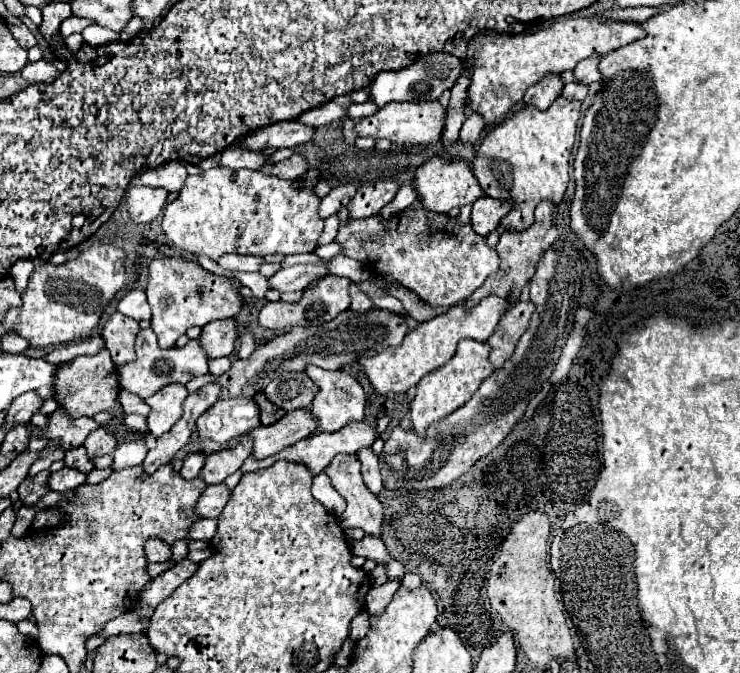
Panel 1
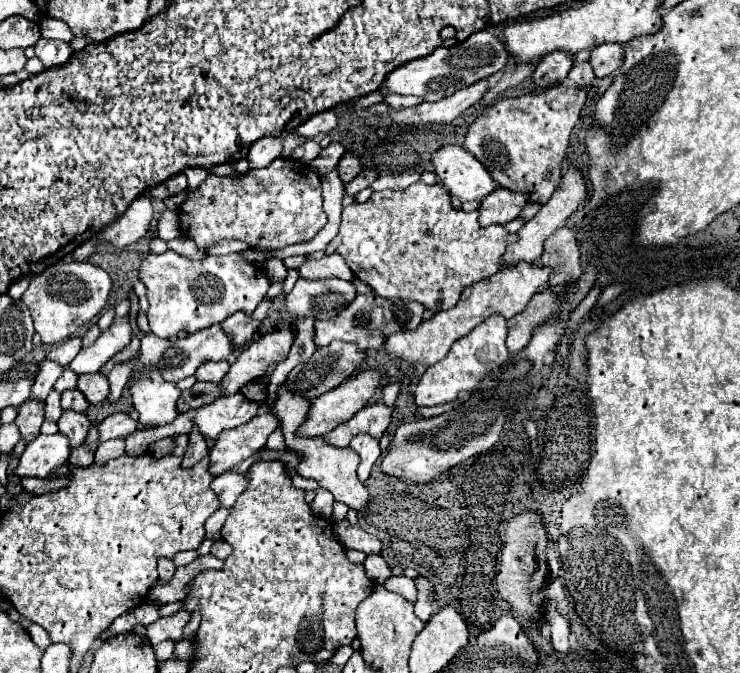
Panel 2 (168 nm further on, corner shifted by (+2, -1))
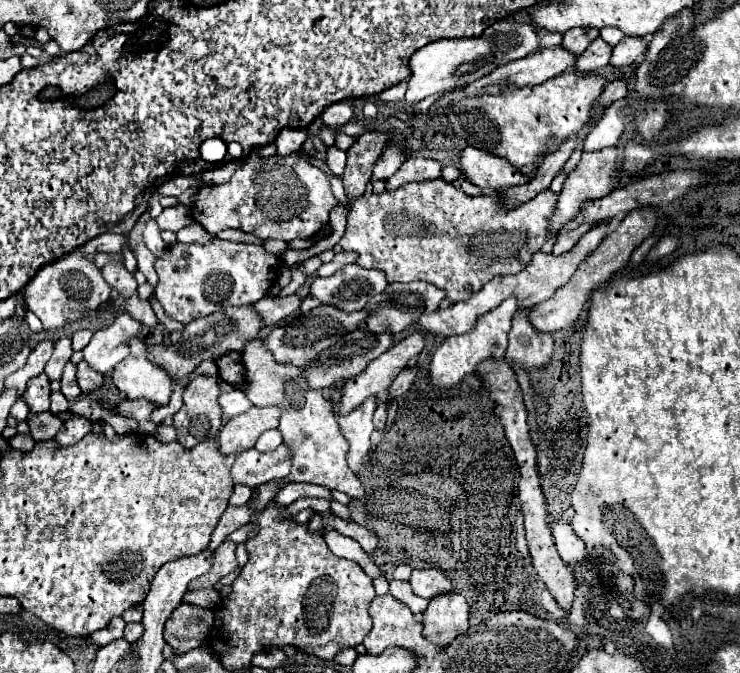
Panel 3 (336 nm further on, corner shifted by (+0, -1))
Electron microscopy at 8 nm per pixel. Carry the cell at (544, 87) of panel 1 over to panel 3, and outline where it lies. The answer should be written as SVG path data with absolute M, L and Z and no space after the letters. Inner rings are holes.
M574 28L574 32L564 34L562 48L572 52L574 56L580 56L596 38L598 38L598 32L594 28Z

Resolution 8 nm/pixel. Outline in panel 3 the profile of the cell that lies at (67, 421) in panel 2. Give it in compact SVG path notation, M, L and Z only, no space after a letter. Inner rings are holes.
M52 392L52 404L50 404L50 412L60 416L62 412L68 412L68 400L60 394L60 392Z

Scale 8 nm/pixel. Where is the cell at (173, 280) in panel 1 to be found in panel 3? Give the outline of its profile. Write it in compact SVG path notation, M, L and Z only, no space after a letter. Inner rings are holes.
M216 240L208 246L202 244L174 244L154 264L158 272L156 298L166 316L176 322L188 324L196 318L224 312L234 306L250 306L262 300L280 272L280 258L264 252L260 244L238 244Z

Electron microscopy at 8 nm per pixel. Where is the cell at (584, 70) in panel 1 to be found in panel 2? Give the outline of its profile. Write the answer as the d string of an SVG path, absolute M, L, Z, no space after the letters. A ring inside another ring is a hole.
M602 44L602 46L594 48L594 52L590 56L594 74L598 78L614 74L622 66L622 52L624 52L622 44Z

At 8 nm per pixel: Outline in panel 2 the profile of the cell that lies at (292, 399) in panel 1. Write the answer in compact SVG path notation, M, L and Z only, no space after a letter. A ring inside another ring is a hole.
M334 340L330 346L326 348L316 348L316 352L312 354L310 360L306 360L304 364L298 364L290 374L288 374L288 386L290 390L294 390L296 394L314 400L316 396L340 386L346 378L350 378L350 374L354 370L360 368L362 360L368 356L368 352L362 352L356 344L350 342L342 342L342 340Z

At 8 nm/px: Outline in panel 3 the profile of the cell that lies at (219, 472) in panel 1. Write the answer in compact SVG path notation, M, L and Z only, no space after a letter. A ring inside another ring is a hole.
M252 406L248 412L234 416L220 428L220 434L218 434L220 454L236 456L254 448L262 432L278 428L278 418L280 418L280 410L272 406L270 408Z

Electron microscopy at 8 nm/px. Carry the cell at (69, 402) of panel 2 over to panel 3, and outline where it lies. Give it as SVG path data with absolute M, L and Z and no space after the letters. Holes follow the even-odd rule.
M72 362L66 364L66 368L64 368L64 376L62 376L60 384L62 384L62 394L64 394L70 402L74 402L74 400L82 394L80 386L78 386L78 382L76 382L76 366L74 366Z

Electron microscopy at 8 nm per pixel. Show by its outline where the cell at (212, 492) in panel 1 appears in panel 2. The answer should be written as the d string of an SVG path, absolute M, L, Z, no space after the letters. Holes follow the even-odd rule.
M236 468L224 472L222 476L216 476L212 480L212 490L220 496L222 508L230 508L236 502L236 496L240 496L246 490L248 484L248 476L240 474Z

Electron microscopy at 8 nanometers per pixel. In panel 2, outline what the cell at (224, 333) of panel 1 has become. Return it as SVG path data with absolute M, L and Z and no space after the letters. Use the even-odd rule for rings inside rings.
M236 312L236 314L232 314L230 318L226 318L222 322L222 328L226 328L226 332L230 336L234 336L232 338L234 340L234 346L240 348L240 346L244 346L244 342L250 342L252 340L252 336L260 328L260 324L262 324L262 320L254 320L246 312Z

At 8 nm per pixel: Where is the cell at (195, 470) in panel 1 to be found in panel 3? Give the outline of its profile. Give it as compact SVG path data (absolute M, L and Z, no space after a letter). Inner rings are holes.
M196 376L184 394L184 406L174 416L178 442L192 450L204 438L214 438L222 426L218 406L218 378Z

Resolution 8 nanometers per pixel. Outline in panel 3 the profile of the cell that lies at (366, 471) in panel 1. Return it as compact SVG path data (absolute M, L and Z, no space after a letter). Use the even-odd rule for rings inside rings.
M376 398L366 400L360 408L352 410L348 416L336 416L340 430L350 442L350 452L348 452L348 464L352 472L358 472L364 458L372 450L372 436L374 436L374 424L372 424L372 414L376 410Z

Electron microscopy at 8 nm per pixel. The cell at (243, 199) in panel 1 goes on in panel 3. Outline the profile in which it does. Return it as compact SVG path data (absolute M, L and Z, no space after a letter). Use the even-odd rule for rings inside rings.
M254 150L230 182L222 186L202 186L190 212L192 220L202 224L210 234L236 228L260 240L290 242L294 238L312 238L320 232L328 224L328 214L336 204L338 200L330 190L326 174L300 154L262 160Z

